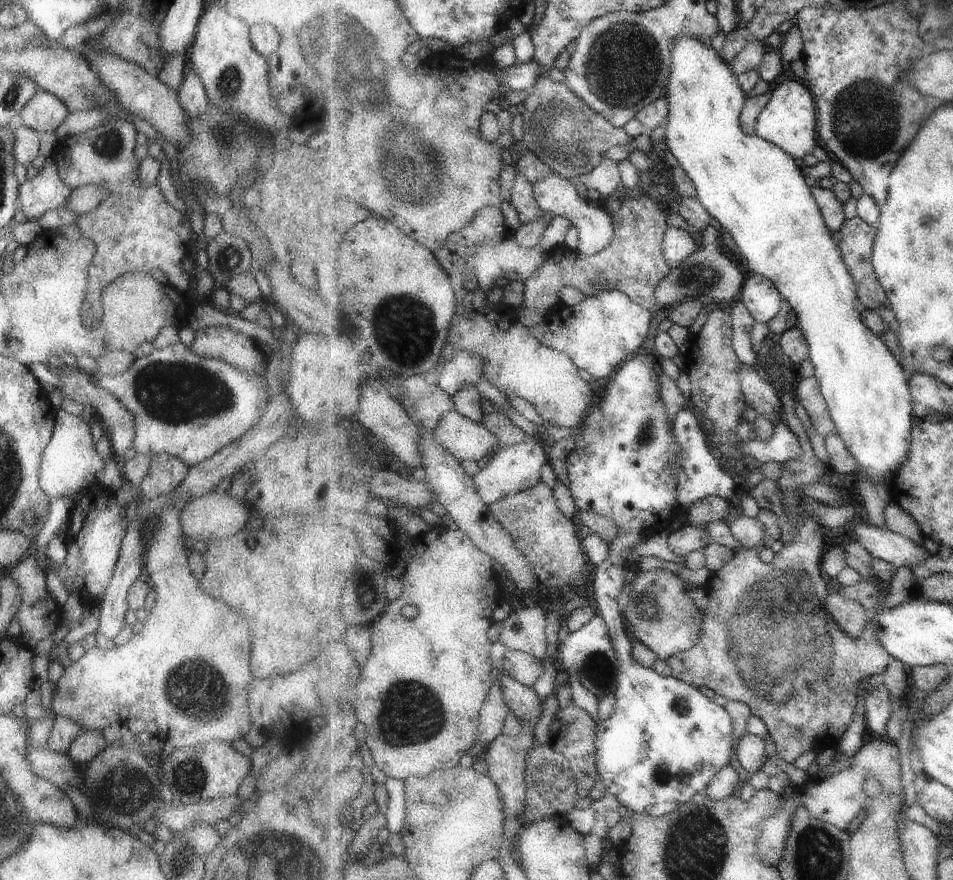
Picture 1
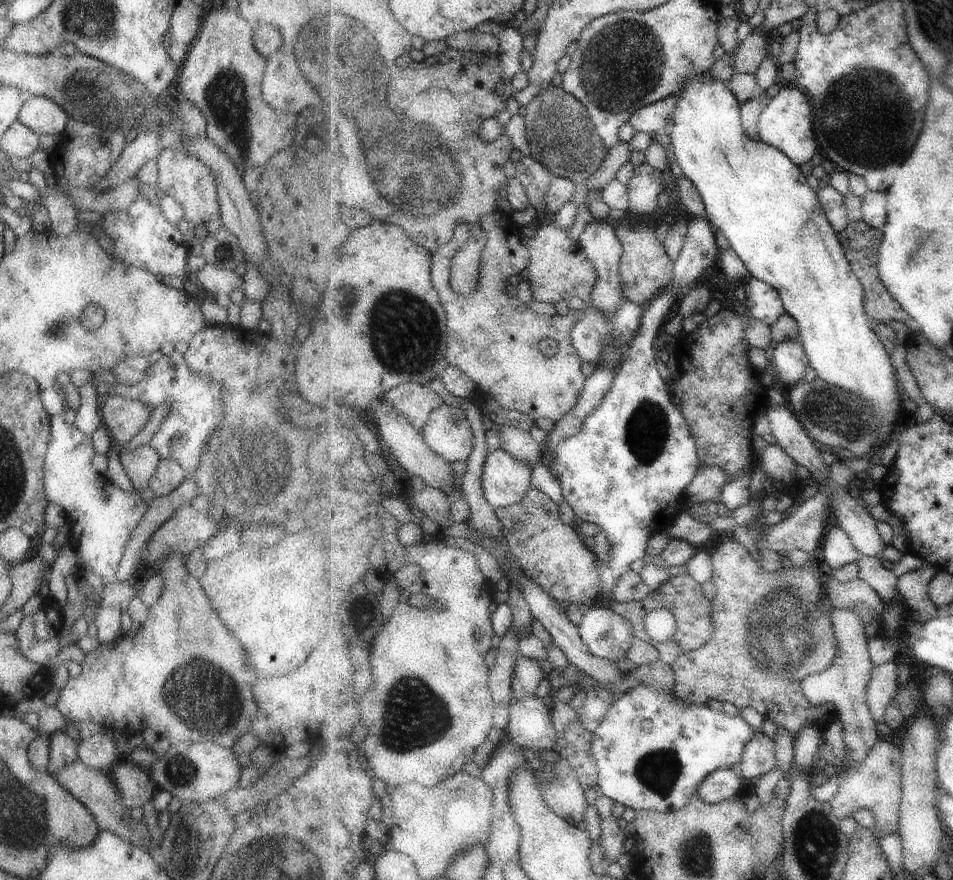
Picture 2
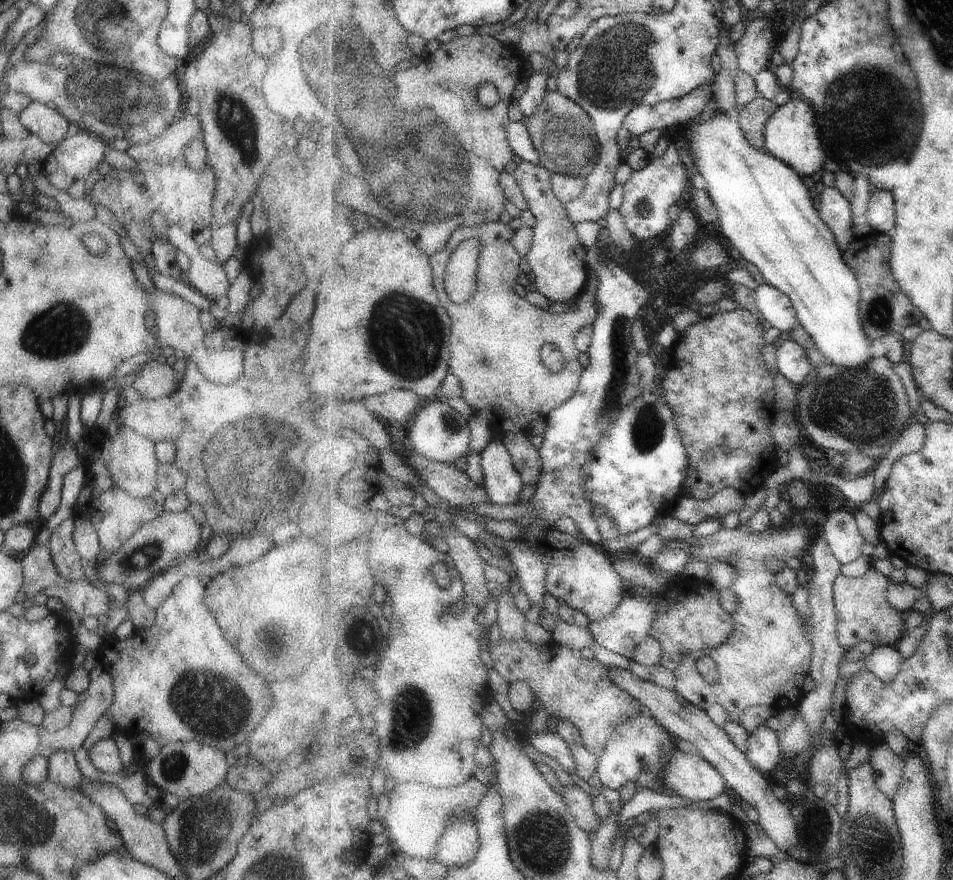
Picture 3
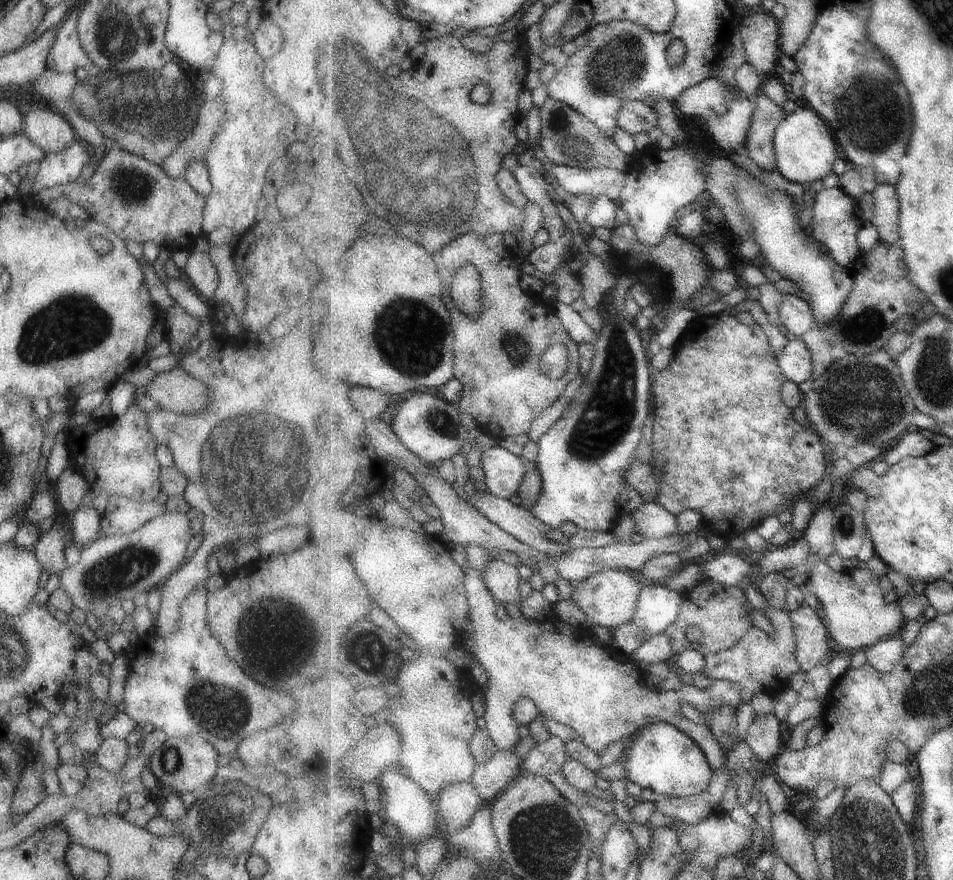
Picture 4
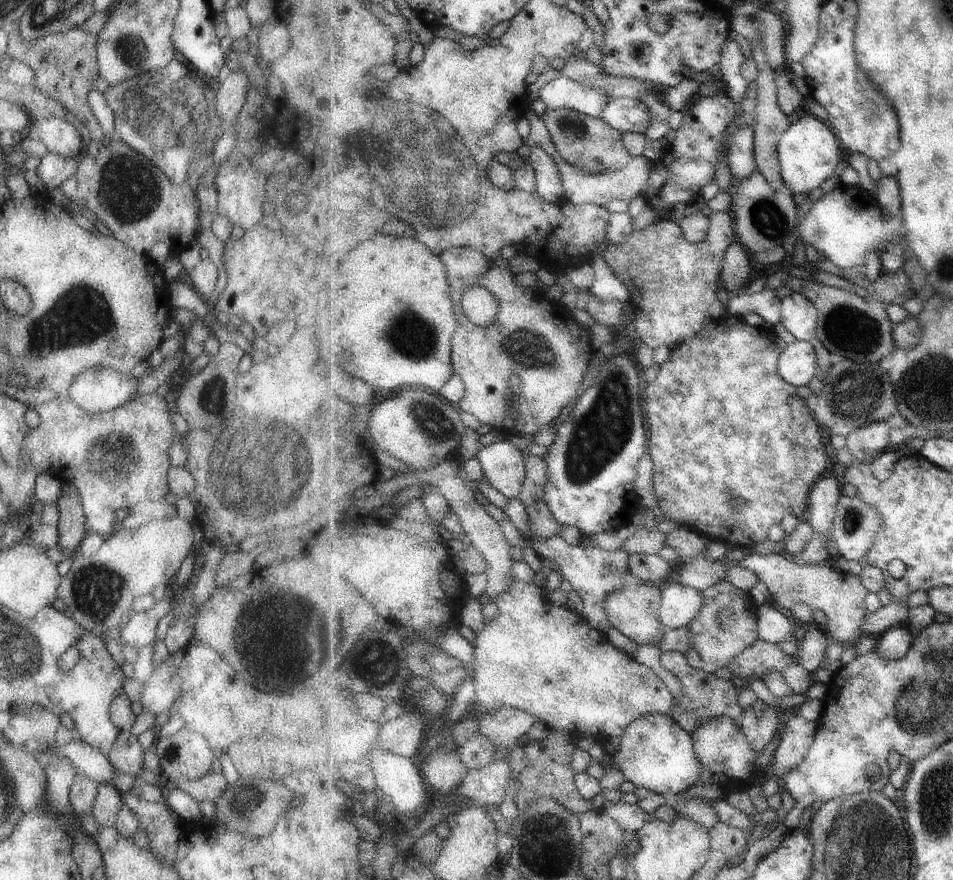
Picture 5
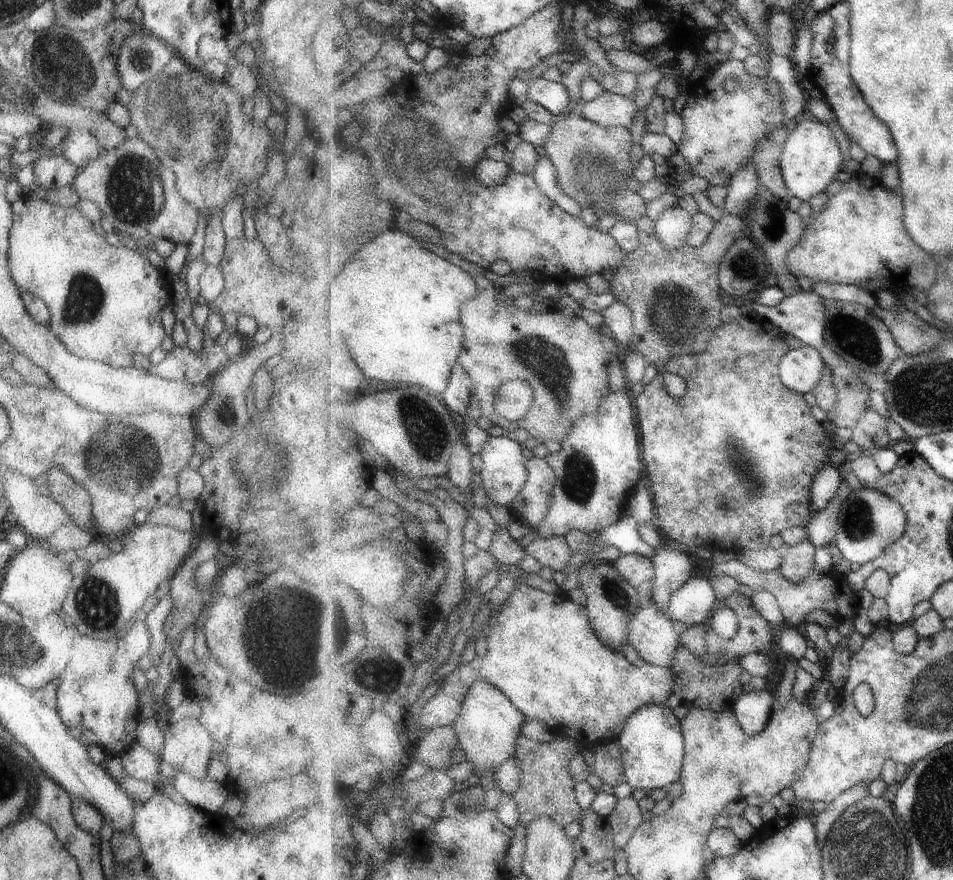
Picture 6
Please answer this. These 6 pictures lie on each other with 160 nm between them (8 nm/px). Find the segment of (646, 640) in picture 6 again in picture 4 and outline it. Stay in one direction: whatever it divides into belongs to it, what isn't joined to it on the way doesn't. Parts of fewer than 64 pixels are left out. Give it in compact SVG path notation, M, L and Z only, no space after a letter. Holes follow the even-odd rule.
M603 568L601 572L595 572L586 580L579 581L579 584L573 588L571 600L580 607L591 625L597 624L614 630L621 624L633 620L638 608L639 594L641 594L643 588L643 584L637 582L627 572Z

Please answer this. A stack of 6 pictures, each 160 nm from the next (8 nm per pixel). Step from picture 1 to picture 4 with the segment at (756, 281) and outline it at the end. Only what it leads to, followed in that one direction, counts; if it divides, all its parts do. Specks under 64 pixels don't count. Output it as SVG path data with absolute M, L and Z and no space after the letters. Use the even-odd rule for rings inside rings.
M793 294L783 296L779 306L779 318L781 324L796 337L803 337L817 326L809 302Z

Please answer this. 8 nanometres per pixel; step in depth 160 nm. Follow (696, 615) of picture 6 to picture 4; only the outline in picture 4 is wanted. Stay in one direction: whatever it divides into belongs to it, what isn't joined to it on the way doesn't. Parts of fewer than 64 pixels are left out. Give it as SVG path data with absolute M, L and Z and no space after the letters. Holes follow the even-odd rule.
M663 585L645 586L639 594L638 608L633 620L612 630L609 646L630 657L651 638L664 634L669 626L680 622L682 618L681 604L683 604L681 593L671 590L671 588L665 588Z

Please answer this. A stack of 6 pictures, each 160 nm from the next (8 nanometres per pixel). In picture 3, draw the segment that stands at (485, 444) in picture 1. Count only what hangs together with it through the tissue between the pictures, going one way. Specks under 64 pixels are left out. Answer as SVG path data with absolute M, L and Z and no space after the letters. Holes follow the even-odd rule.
M439 400L425 401L421 410L406 426L406 433L414 450L432 461L453 465L457 458L470 454L469 442L472 439L472 432L467 428L467 420L449 404Z

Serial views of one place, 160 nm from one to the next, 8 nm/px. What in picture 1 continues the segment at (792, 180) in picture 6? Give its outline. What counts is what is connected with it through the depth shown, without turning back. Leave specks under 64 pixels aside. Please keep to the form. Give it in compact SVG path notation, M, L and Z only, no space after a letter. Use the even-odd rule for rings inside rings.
M785 80L772 92L770 103L763 108L759 116L756 135L783 148L795 159L812 155L813 148L818 146L818 113L810 89L803 82Z

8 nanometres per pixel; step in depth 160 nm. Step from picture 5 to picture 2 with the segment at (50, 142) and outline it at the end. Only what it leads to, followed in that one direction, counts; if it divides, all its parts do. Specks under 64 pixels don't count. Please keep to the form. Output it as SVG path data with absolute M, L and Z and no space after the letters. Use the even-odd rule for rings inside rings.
M44 96L26 97L16 119L38 135L59 135L63 133L68 116L52 100Z

